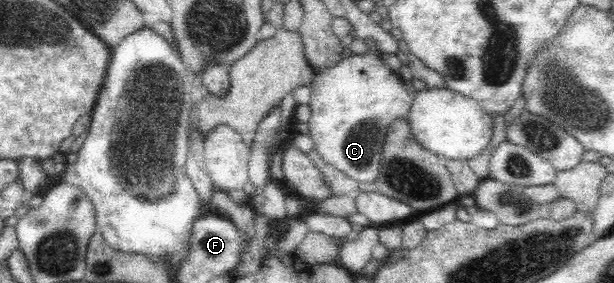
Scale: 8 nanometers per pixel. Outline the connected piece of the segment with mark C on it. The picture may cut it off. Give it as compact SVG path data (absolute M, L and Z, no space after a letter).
M368 49L363 54L352 54L323 73L316 73L310 85L309 106L311 115L308 121L310 137L328 168L344 172L358 183L372 183L380 171L380 158L385 135L392 120L407 119L413 96L406 90L402 79L381 61L379 49Z

